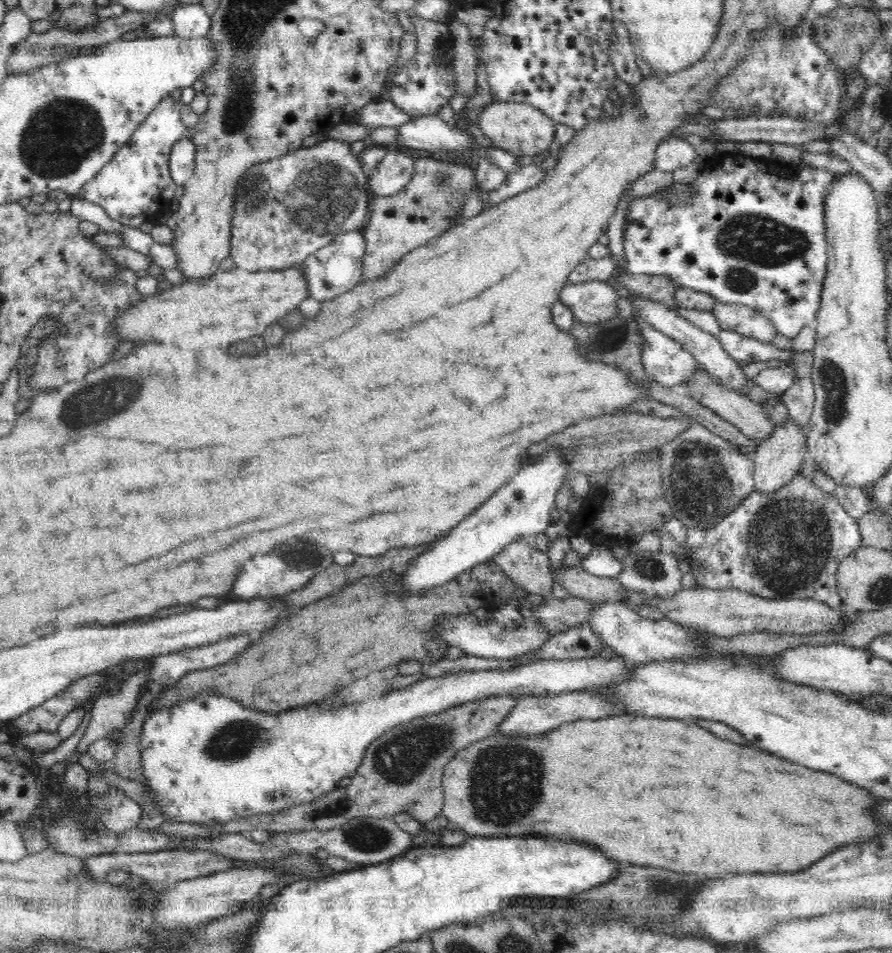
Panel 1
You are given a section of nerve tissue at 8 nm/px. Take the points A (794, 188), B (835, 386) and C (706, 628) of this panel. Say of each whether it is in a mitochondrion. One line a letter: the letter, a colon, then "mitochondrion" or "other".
A: other
B: mitochondrion
C: other

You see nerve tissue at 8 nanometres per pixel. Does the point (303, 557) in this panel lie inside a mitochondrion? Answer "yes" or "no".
yes

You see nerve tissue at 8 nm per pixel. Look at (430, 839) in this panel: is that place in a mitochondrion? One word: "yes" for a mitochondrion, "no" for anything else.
no

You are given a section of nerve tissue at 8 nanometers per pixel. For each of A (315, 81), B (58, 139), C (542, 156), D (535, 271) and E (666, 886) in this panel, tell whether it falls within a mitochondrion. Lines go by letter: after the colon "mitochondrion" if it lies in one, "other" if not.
A: other
B: mitochondrion
C: other
D: other
E: mitochondrion

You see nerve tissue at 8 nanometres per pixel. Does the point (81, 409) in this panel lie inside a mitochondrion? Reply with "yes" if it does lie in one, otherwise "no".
yes

